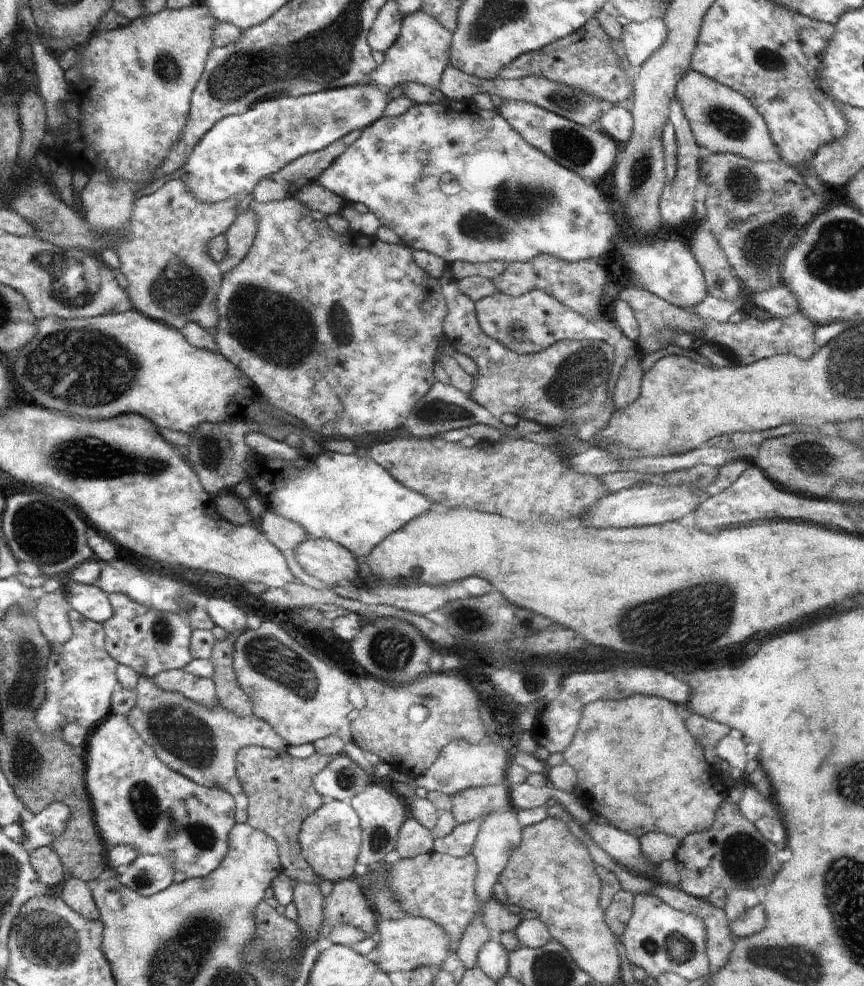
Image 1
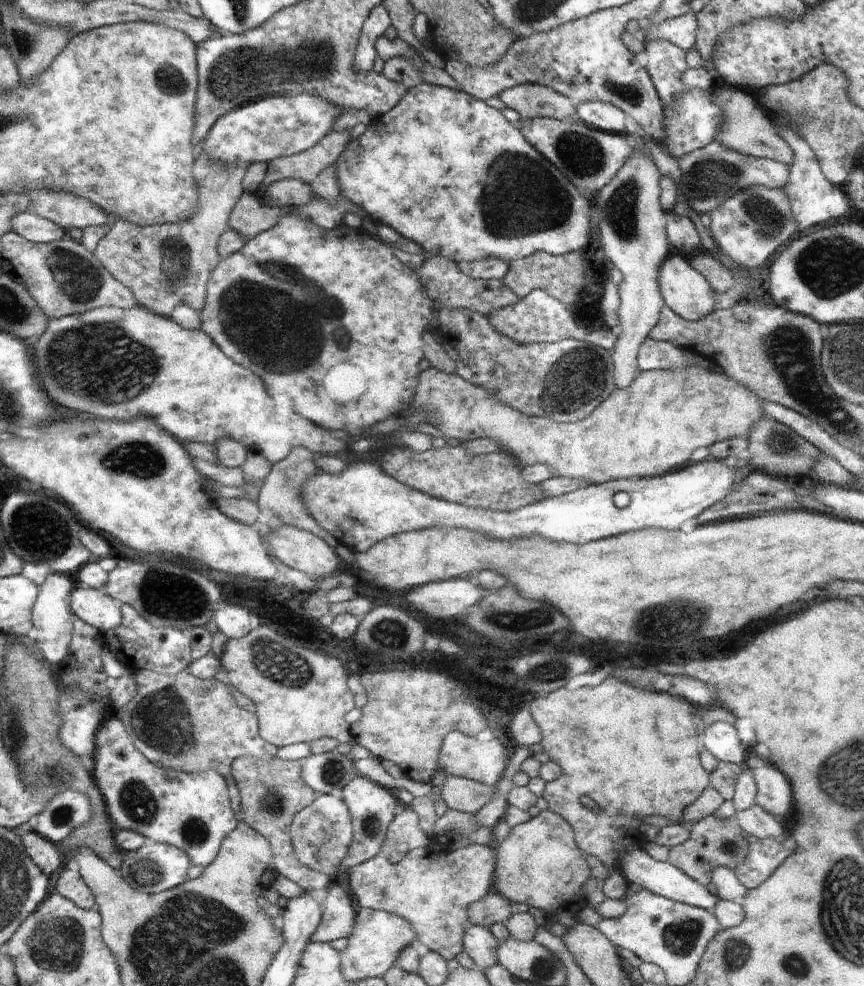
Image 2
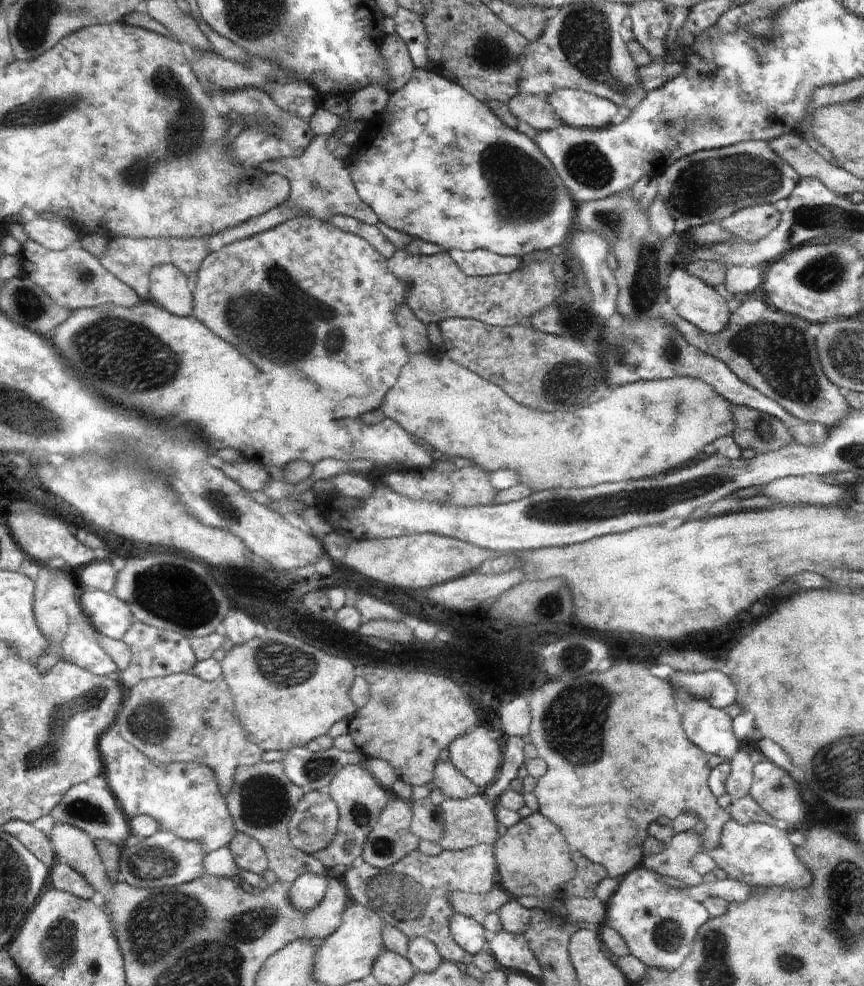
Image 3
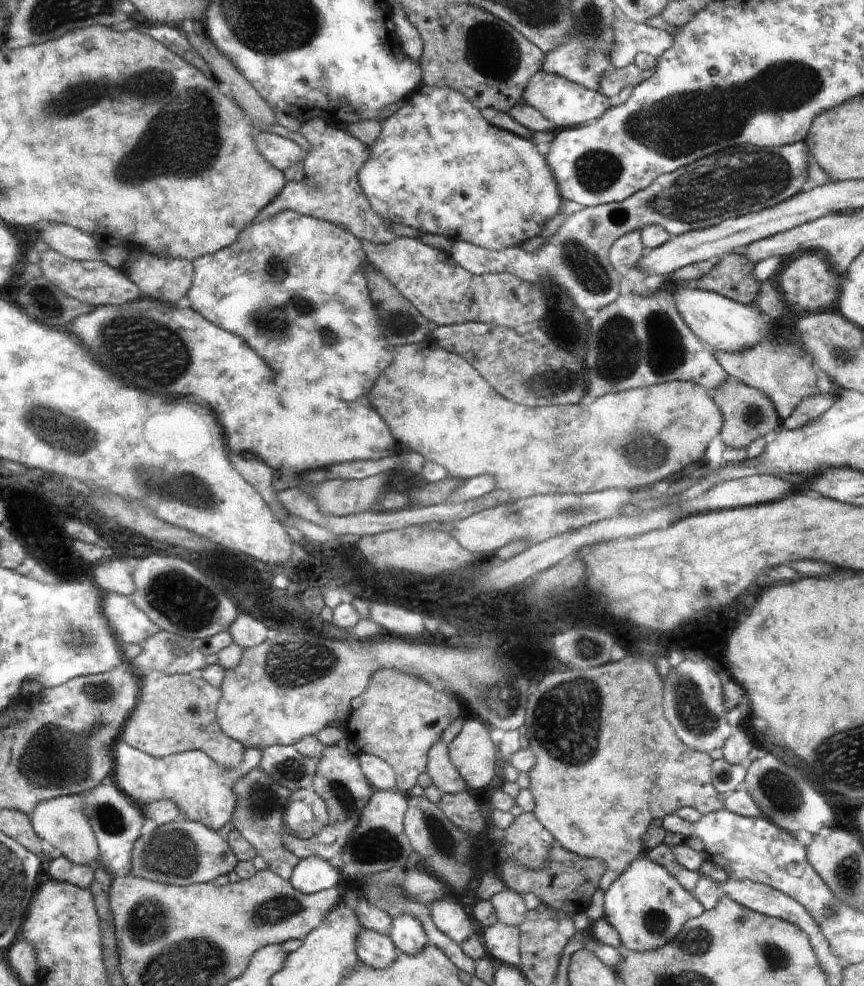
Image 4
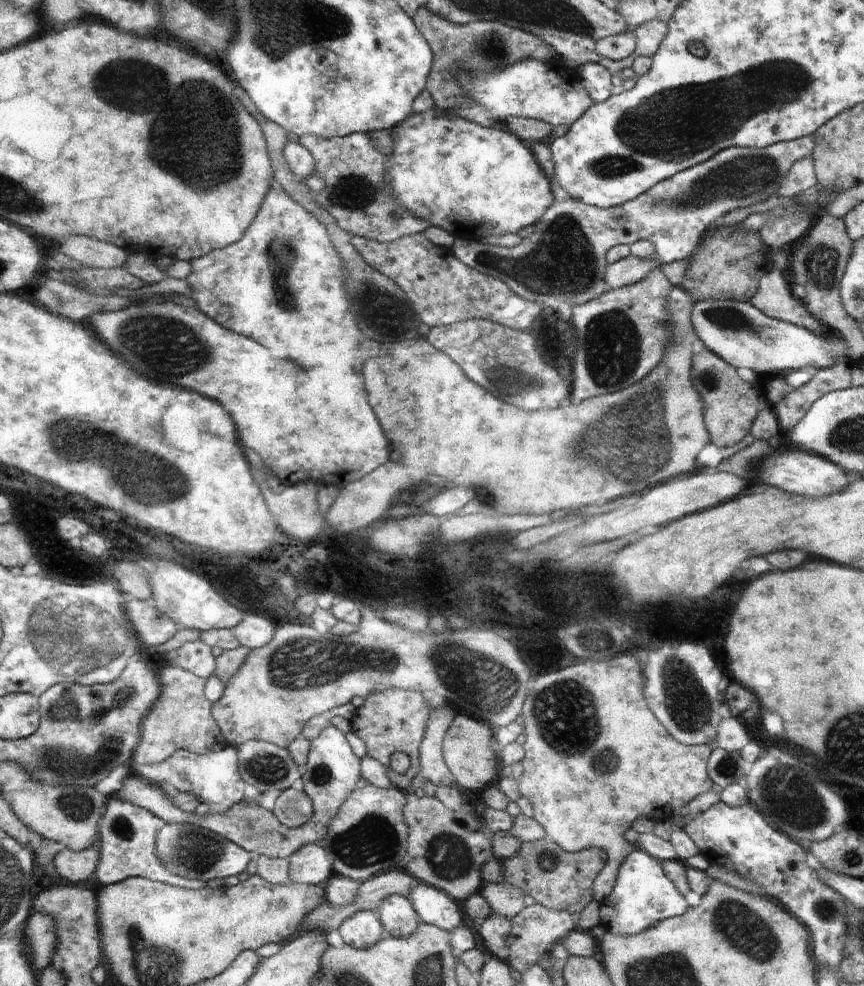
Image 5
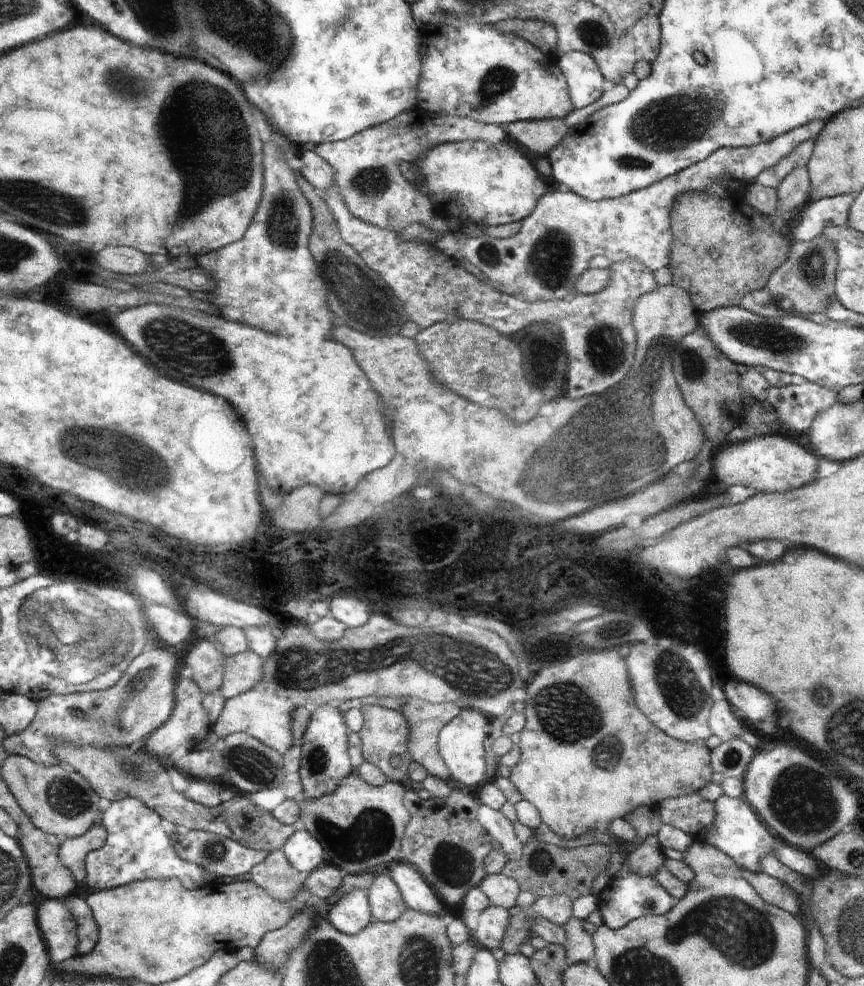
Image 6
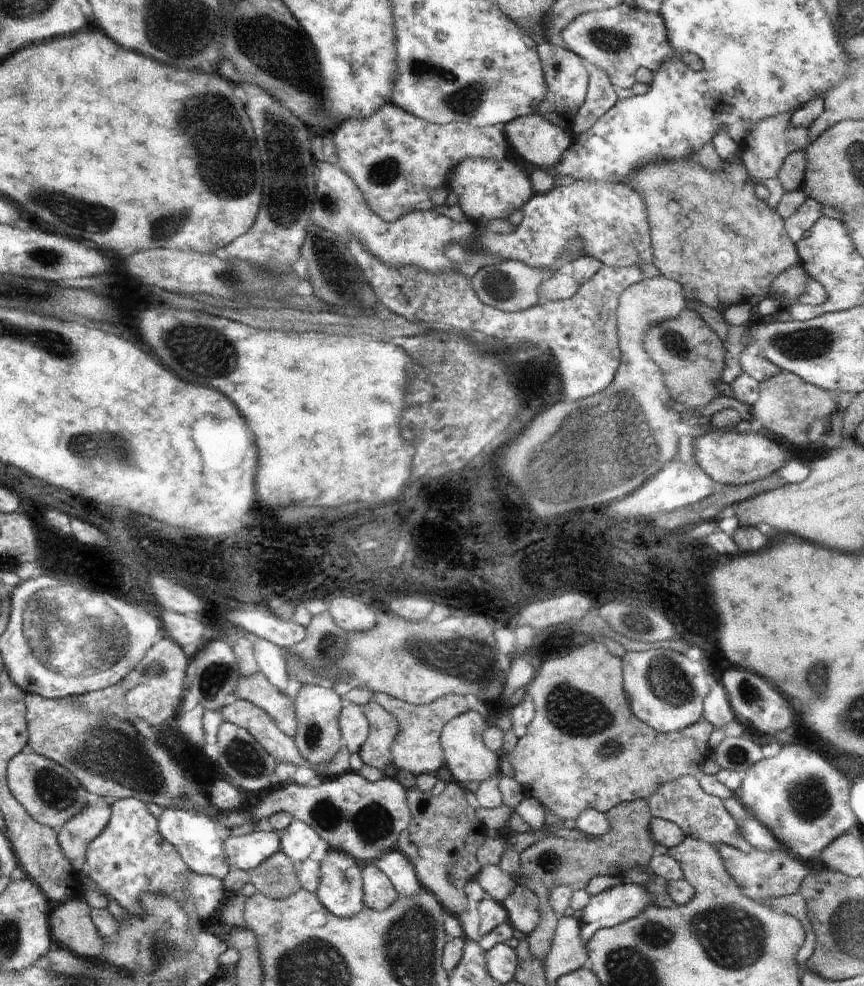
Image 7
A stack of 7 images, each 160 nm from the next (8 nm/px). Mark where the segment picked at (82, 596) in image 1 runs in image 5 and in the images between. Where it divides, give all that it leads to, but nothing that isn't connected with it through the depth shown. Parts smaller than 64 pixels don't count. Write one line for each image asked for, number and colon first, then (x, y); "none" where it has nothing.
2: (94, 606)
3: (110, 616)
4: (131, 624)
5: (153, 628)

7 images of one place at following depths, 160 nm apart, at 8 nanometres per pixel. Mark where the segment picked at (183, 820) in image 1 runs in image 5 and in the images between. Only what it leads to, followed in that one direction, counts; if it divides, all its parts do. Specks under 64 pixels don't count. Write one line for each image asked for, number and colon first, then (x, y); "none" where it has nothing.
2: (192, 811)
3: (183, 798)
4: (203, 791)
5: (214, 777)

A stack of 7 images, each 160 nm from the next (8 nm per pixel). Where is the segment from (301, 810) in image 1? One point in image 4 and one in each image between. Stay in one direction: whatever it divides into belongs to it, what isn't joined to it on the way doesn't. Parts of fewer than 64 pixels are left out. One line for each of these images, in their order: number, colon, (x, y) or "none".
2: (273, 791)
3: (263, 798)
4: (258, 817)

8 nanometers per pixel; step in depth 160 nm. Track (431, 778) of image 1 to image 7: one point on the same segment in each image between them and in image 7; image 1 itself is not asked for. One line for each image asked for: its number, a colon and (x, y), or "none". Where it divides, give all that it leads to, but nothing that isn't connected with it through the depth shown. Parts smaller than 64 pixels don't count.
2: (463, 756)
3: (476, 755)
4: (472, 752)
5: (467, 752)
6: (461, 742)
7: (468, 760)

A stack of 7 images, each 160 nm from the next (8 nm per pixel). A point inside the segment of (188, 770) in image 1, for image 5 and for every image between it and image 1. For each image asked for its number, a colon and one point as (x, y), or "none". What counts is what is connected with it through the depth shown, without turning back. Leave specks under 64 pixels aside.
2: (181, 722)
3: (182, 718)
4: (178, 713)
5: (182, 719)

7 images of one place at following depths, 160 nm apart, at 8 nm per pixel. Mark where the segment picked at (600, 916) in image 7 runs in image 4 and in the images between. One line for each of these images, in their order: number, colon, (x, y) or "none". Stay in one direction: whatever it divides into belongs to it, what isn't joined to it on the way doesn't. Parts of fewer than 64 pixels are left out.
4: (647, 906)
5: (644, 896)
6: (629, 895)

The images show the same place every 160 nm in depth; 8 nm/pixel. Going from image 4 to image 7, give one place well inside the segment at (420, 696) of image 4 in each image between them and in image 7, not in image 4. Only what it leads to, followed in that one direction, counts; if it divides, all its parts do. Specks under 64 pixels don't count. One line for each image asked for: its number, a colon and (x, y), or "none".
5: (393, 719)
6: (385, 734)
7: (376, 751)

